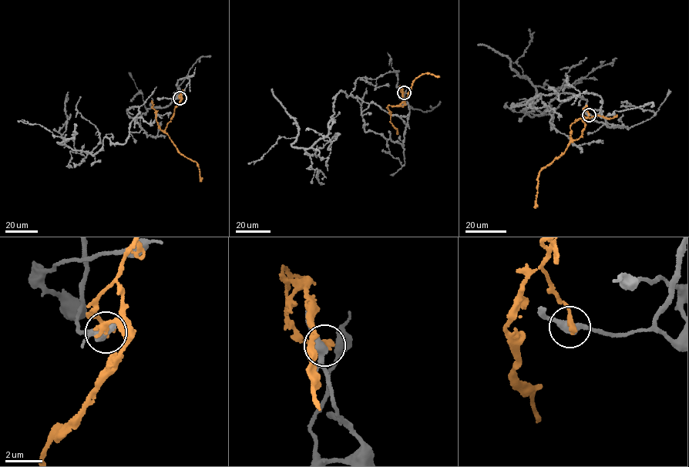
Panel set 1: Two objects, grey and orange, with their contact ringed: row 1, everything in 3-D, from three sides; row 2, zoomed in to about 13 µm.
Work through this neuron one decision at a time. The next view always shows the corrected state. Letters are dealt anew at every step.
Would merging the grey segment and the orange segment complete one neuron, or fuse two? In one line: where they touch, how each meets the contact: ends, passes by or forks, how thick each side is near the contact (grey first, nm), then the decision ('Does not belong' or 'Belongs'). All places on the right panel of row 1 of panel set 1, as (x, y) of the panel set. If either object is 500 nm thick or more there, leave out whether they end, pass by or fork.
Place: (589, 115). At the ring grey forks. At the ring orange ends. Thickness 300 nm (grey) against 320 nm. Does not belong

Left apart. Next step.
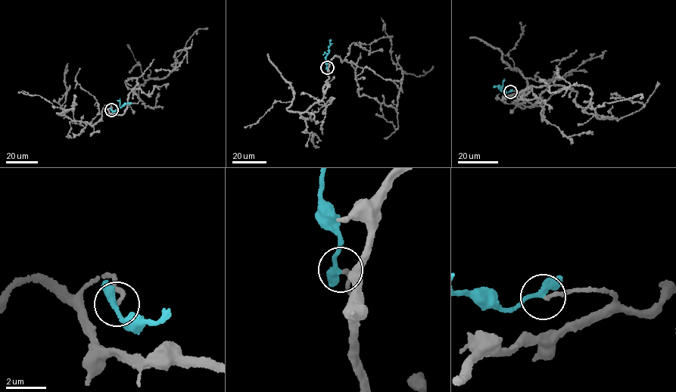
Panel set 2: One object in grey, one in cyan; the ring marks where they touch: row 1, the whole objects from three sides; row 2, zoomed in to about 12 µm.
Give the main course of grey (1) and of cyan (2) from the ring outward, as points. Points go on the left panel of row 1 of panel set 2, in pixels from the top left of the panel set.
1: (111, 110), (124, 113), (137, 82), (126, 80), (135, 90), (163, 78), (187, 51), (173, 70), (155, 70)
2: (111, 110), (113, 111), (124, 104), (131, 103)

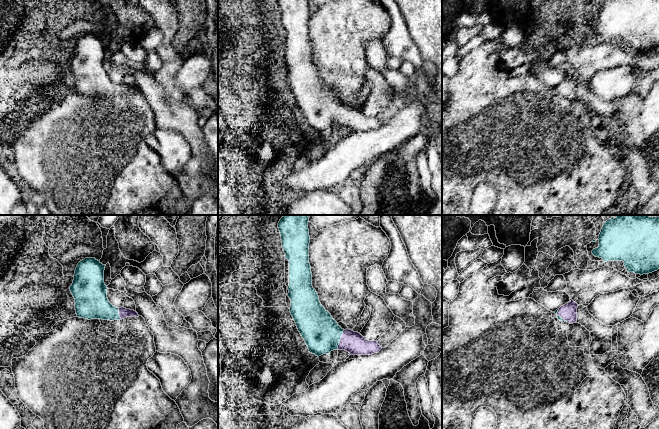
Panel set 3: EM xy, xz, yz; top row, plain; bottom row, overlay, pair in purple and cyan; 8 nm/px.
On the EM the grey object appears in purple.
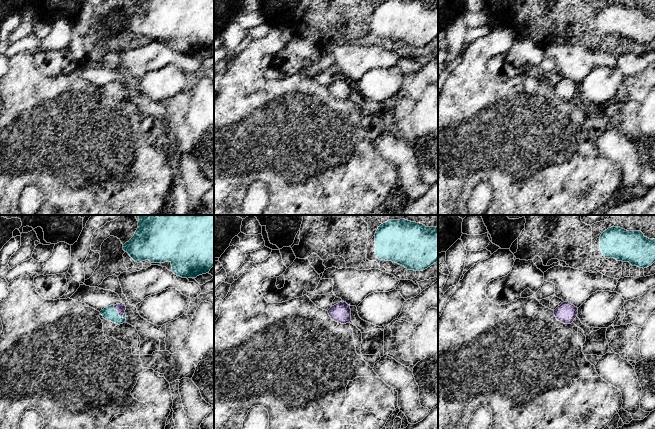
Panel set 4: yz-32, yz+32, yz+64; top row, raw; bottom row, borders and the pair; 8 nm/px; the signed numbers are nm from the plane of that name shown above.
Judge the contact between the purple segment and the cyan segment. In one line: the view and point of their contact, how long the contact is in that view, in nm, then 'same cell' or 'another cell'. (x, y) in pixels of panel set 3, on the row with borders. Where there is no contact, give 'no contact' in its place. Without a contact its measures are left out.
xz (340, 340) | 170 nm | same cell

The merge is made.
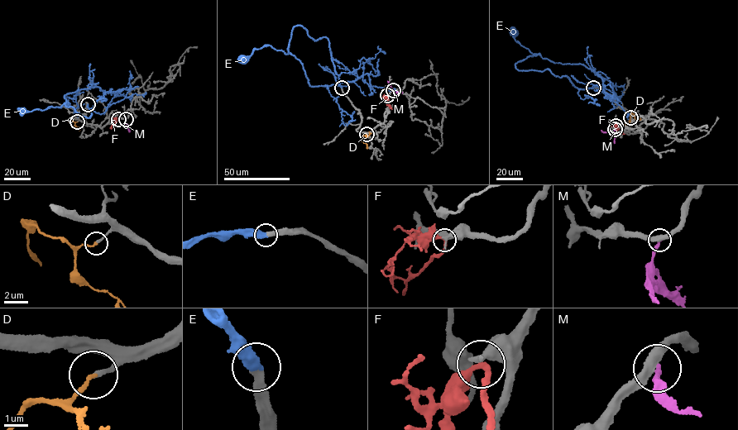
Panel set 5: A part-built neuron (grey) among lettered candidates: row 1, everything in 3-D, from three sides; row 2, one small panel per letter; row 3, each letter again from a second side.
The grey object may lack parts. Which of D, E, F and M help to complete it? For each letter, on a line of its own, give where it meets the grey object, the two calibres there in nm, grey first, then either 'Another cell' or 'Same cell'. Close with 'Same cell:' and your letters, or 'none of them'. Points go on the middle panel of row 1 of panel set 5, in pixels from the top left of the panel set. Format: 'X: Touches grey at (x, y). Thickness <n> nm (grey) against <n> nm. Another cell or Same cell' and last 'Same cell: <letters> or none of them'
D: Touches grey at (366, 134). Thickness 160 nm (grey) against 150 nm. Same cell
E: Touches grey at (342, 88). Thickness 300 nm (grey) against 400 nm. Same cell
F: Touches grey at (387, 95). Thickness 400 nm (grey) against 240 nm. Another cell
M: Touches grey at (393, 90). Thickness 400 nm (grey) against 220 nm. Another cell
Same cell: D, E

